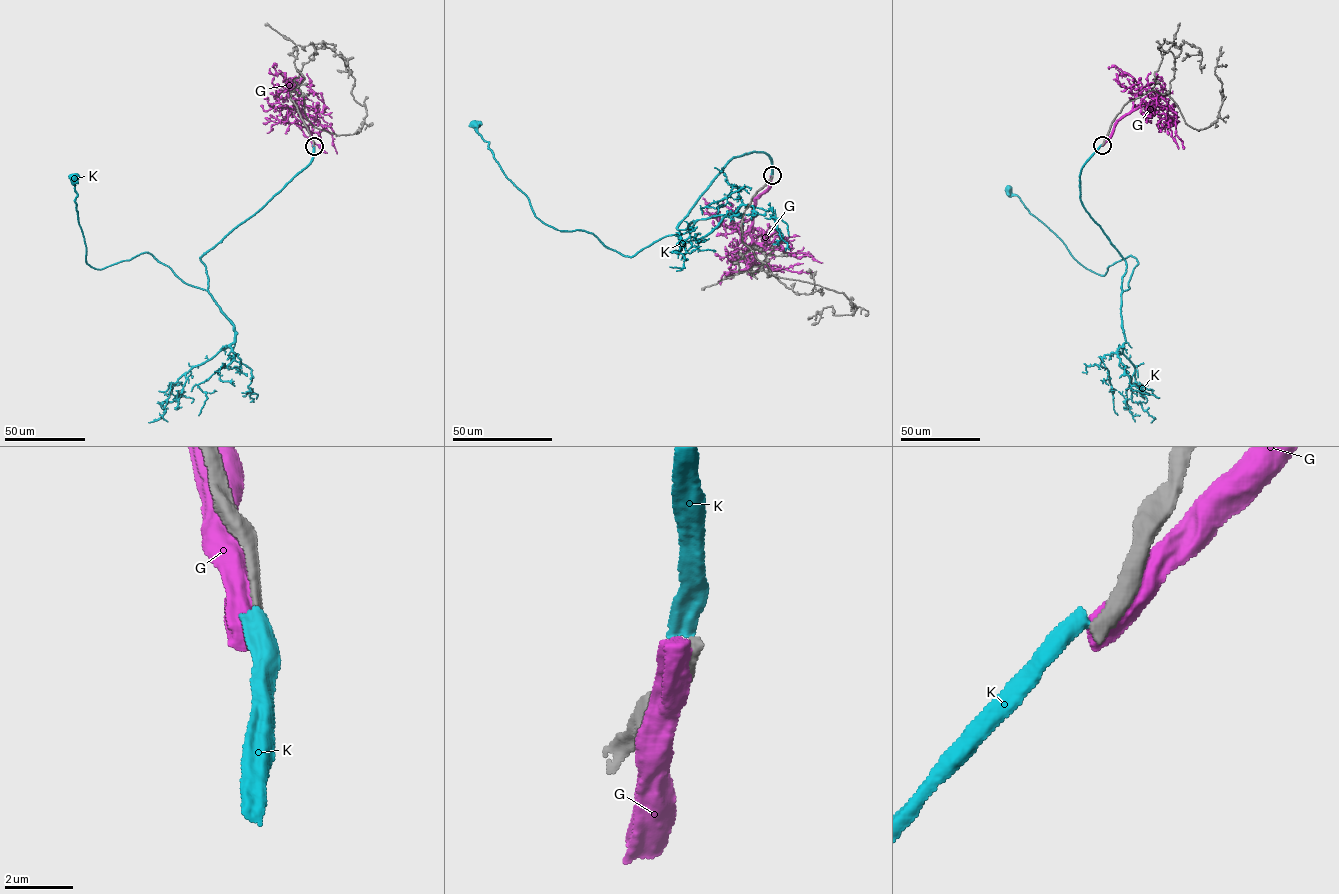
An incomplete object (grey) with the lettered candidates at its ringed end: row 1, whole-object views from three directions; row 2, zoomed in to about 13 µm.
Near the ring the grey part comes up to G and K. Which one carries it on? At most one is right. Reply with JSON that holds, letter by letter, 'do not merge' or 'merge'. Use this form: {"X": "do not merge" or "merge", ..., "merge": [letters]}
{"G": "do not merge", "K": "do not merge", "merge": []}

